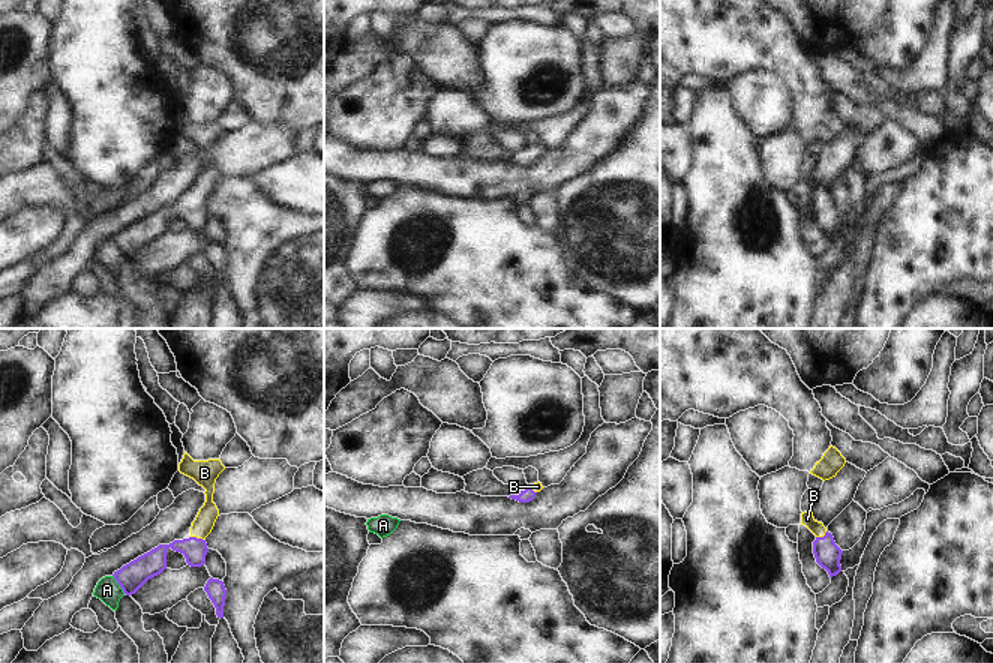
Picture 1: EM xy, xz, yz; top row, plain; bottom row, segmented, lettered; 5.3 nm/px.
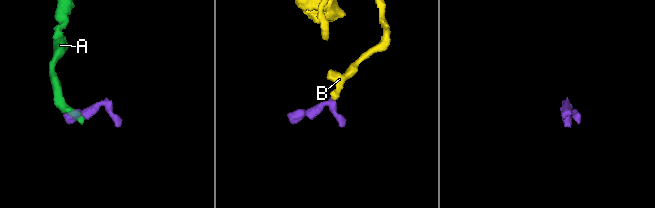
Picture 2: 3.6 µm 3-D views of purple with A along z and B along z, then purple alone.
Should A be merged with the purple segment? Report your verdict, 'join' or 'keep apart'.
keep apart

